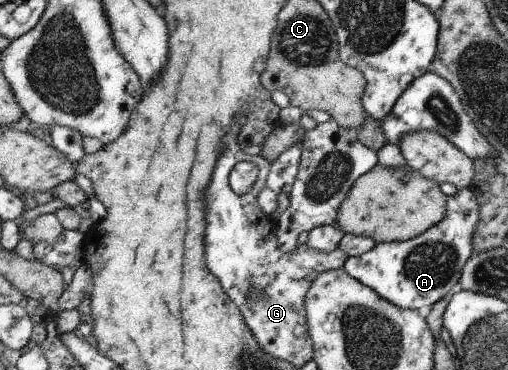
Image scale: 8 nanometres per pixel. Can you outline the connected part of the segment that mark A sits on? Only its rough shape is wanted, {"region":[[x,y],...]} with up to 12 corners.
{"region":[[471,187],[417,237],[350,256],[392,304],[428,312],[460,281],[481,204]]}

